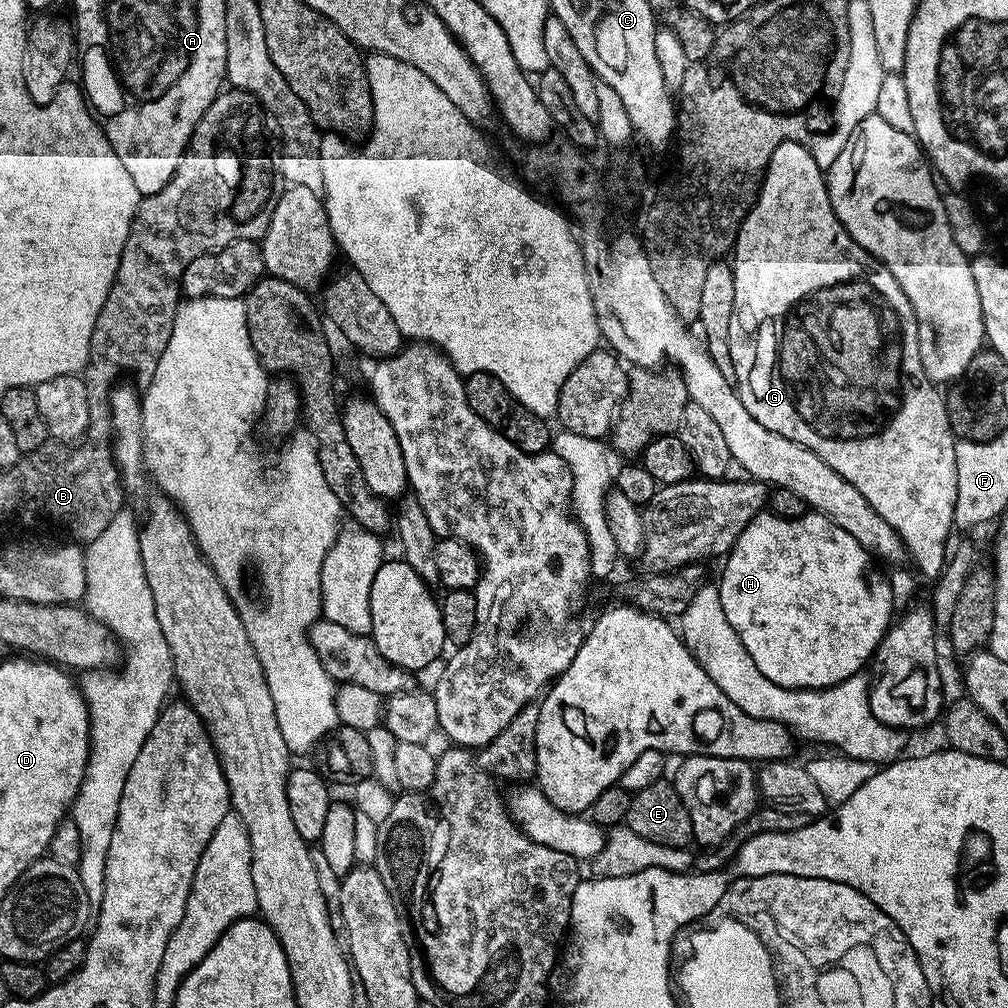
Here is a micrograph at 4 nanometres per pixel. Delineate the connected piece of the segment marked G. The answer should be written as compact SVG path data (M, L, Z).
M784 140L774 150L768 168L764 172L764 181L760 184L760 195L745 216L740 233L736 235L734 257L731 261L734 274L734 314L730 314L730 359L734 361L736 375L734 387L740 394L742 406L750 410L750 414L762 426L775 432L781 432L790 442L798 442L806 446L826 466L830 466L846 482L850 482L860 491L862 498L870 502L872 509L890 524L900 535L907 555L916 559L915 571L924 576L939 577L946 563L946 547L944 543L948 535L954 532L954 502L958 498L958 470L956 469L957 437L952 434L948 421L948 406L941 389L932 383L922 366L922 354L918 342L918 322L914 318L914 310L894 274L886 270L881 260L874 259L869 252L850 234L834 214L832 203L828 197L828 182L825 173L814 162L811 151L796 140Z

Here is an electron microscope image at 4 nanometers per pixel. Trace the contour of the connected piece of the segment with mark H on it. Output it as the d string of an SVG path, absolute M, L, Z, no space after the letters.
M765 510L748 523L746 530L742 530L738 542L734 542L732 551L727 553L726 559L723 561L723 563L725 562L724 573L721 574L720 580L718 579L720 601L722 610L726 610L726 618L730 621L730 626L734 626L738 638L742 638L742 646L746 646L750 658L754 658L754 666L758 666L758 670L762 670L762 674L766 674L766 678L770 678L770 682L783 688L815 688L819 690L832 688L838 682L865 671L864 663L867 660L869 663L875 657L876 647L880 645L894 620L894 615L892 616L892 611L894 611L892 585L889 577L875 572L868 559L870 559L868 549L862 547L858 542L854 542L854 538L850 538L850 534L846 534L846 530L842 530L842 526L838 526L820 512L809 510L798 518L786 518L776 515L771 510Z

